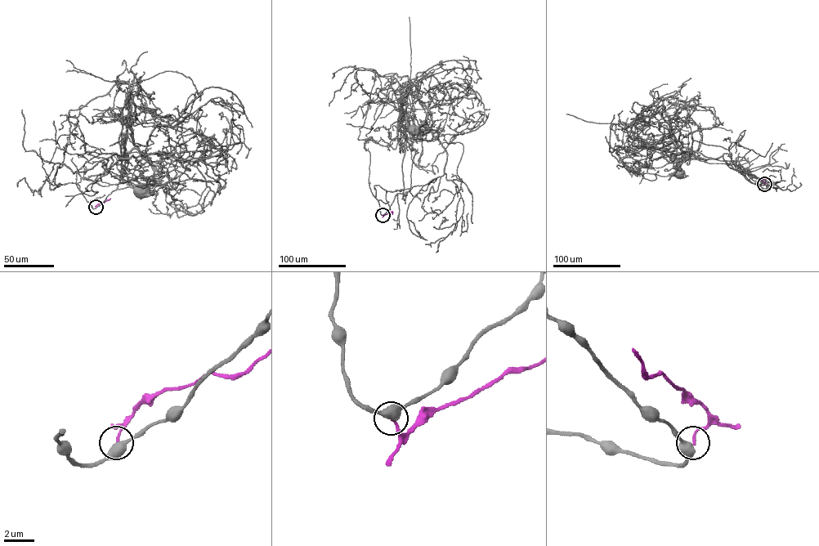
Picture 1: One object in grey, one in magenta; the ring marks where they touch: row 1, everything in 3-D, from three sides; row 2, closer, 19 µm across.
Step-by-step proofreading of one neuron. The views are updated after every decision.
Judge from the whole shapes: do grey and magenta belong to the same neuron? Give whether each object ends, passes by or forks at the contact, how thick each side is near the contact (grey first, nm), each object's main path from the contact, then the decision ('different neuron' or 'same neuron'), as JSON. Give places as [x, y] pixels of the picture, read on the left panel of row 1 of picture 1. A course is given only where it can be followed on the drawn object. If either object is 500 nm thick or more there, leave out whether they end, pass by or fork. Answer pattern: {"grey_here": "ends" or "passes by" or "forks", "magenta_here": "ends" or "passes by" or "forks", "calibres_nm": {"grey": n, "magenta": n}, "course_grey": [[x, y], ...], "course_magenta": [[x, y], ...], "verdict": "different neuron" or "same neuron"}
{"calibres_nm": {"grey": 500, "magenta": 160}, "course_grey": [[96, 207], [113, 190], [162, 185], [185, 166], [190, 170], [178, 158], [172, 179], [141, 193]], "course_magenta": [[96, 207], [106, 200]], "verdict": "different neuron"}

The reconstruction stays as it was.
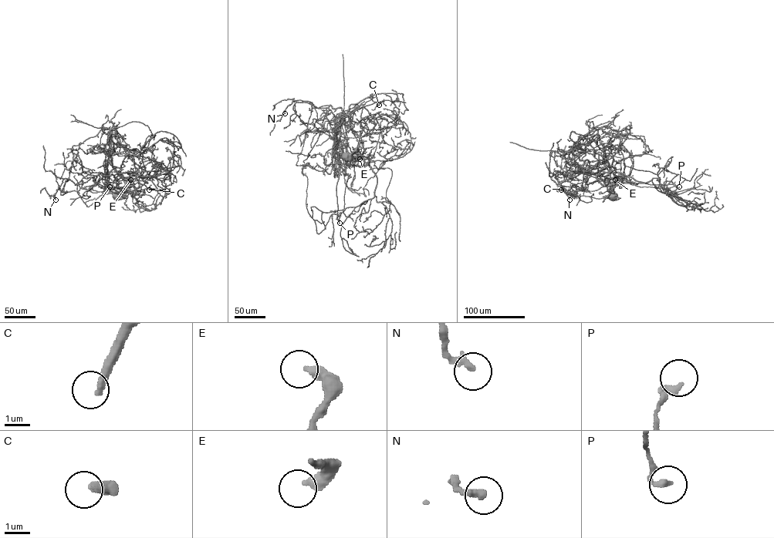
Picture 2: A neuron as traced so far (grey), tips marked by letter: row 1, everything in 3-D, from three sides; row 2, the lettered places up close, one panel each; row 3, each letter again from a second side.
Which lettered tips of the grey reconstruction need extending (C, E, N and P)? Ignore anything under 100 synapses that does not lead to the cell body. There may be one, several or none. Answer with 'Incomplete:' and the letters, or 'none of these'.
Incomplete: C

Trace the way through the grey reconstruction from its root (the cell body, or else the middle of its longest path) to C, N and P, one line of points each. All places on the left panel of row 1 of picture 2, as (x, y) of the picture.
C: (117, 196), (130, 182), (130, 173), (121, 173), (136, 189), (151, 188), (149, 189)
N: (117, 196), (128, 186), (129, 173), (99, 172), (79, 184), (64, 178), (55, 200)
P: (117, 196), (125, 190), (125, 183), (113, 169), (108, 175), (109, 189), (109, 186)

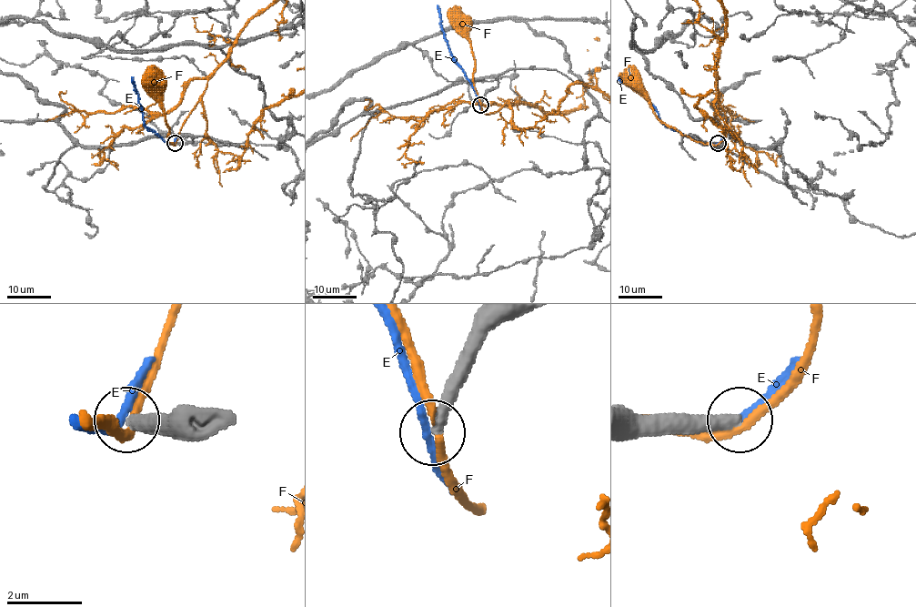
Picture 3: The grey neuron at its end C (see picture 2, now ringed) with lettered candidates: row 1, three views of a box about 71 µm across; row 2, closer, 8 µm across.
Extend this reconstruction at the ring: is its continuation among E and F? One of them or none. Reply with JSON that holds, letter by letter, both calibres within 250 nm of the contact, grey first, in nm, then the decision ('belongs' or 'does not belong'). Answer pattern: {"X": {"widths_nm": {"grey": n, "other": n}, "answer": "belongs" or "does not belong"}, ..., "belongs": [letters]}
{"E": {"widths_nm": {"grey": 280, "other": 190}, "answer": "does not belong"}, "F": {"widths_nm": {"grey": 360, "other": 240}, "answer": "does not belong"}, "belongs": []}

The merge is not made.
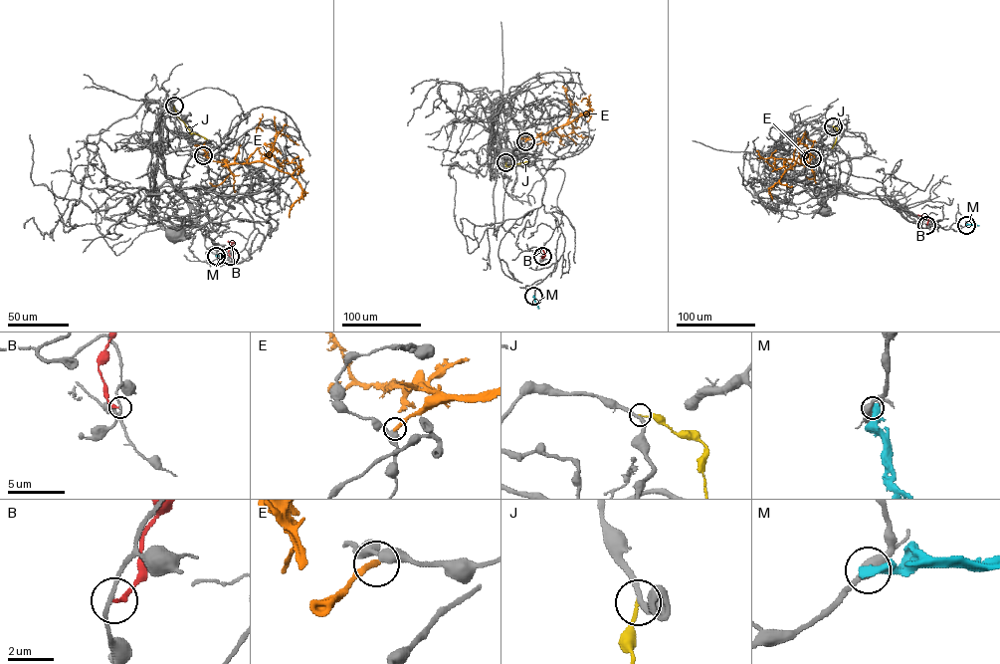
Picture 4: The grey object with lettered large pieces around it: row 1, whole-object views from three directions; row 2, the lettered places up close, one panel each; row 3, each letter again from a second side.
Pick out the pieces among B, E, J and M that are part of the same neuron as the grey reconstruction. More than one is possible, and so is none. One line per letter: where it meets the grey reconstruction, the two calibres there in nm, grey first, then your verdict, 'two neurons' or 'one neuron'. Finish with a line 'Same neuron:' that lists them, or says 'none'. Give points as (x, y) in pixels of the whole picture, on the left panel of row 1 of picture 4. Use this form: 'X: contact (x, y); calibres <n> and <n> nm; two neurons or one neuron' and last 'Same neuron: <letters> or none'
B: contact (230, 256); calibres 150 and 200 nm; two neurons
E: contact (203, 155); calibres 400 and 280 nm; two neurons
J: contact (174, 106); calibres 240 and 130 nm; two neurons
M: contact (216, 256); calibres 440 and 480 nm; two neurons
Same neuron: none

